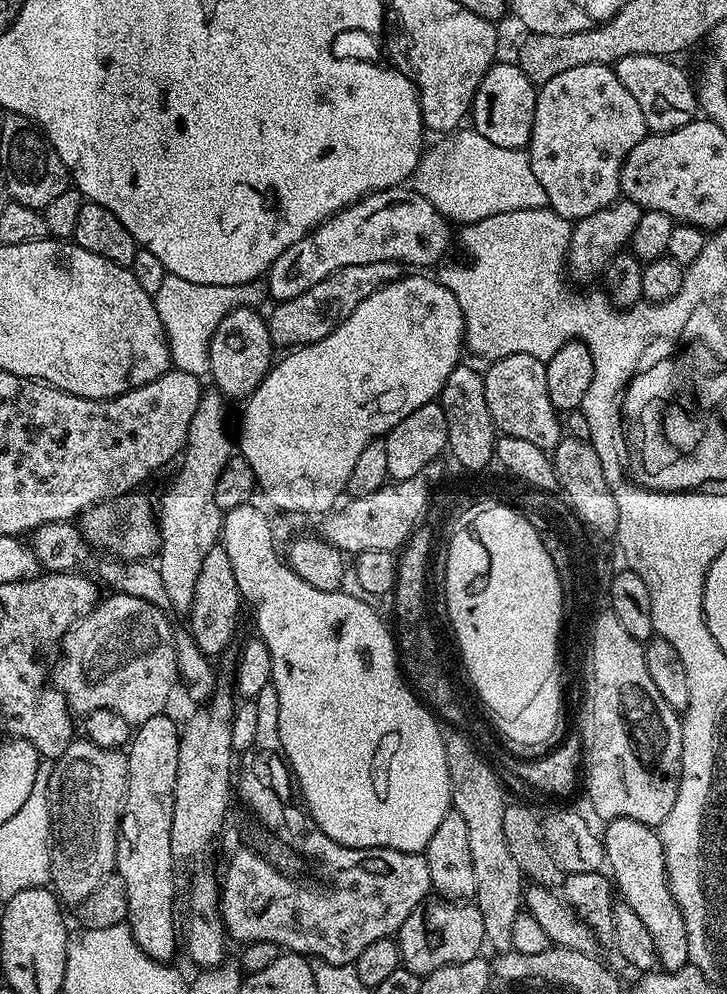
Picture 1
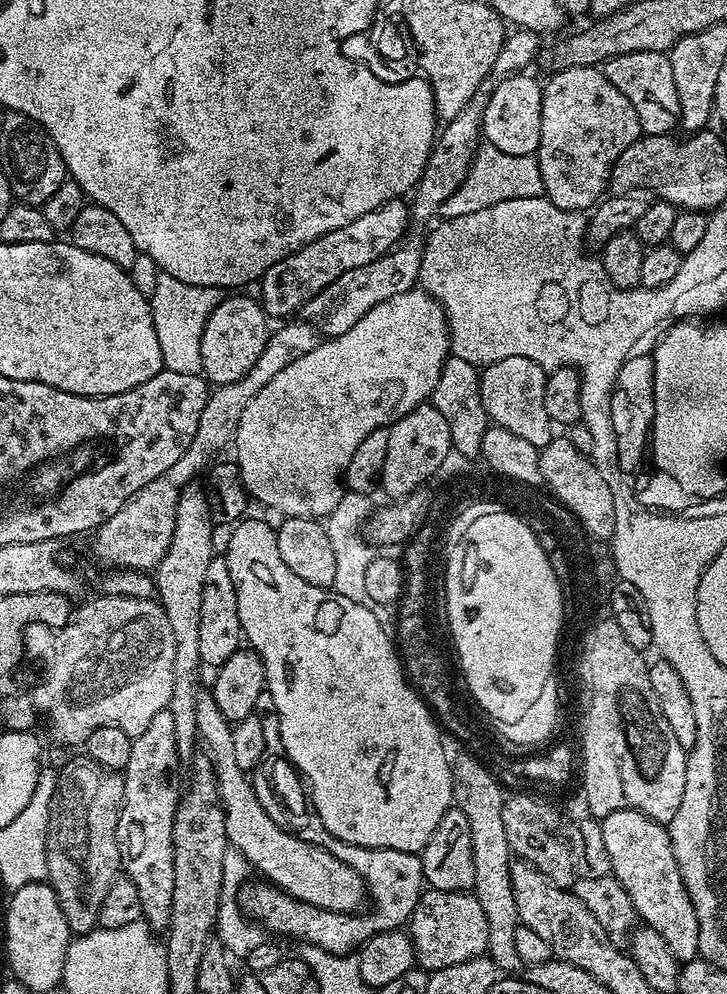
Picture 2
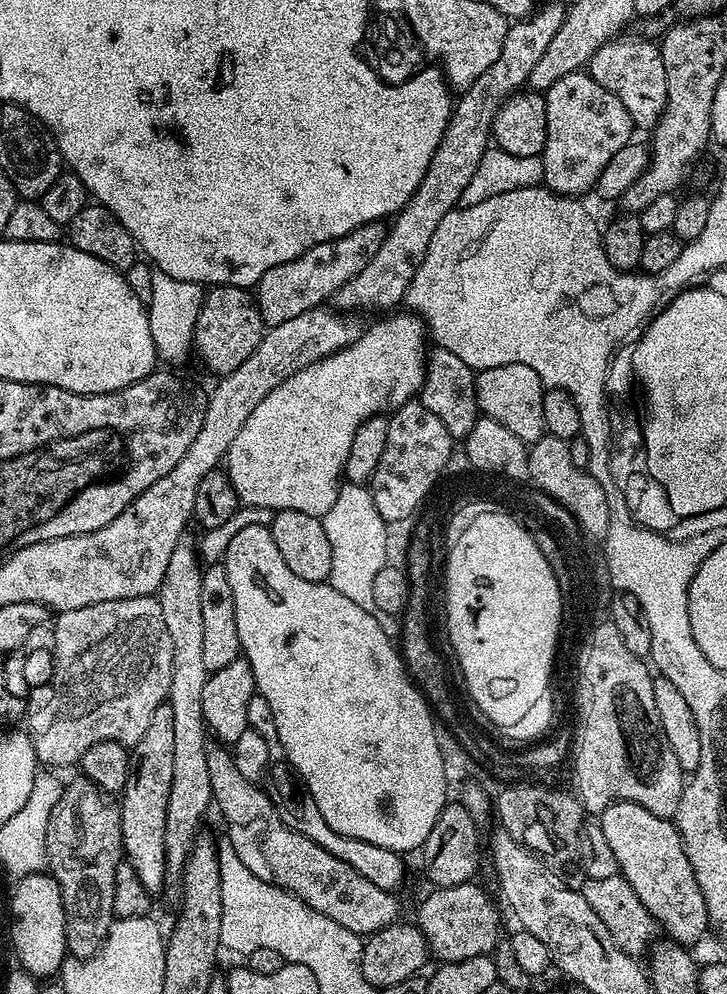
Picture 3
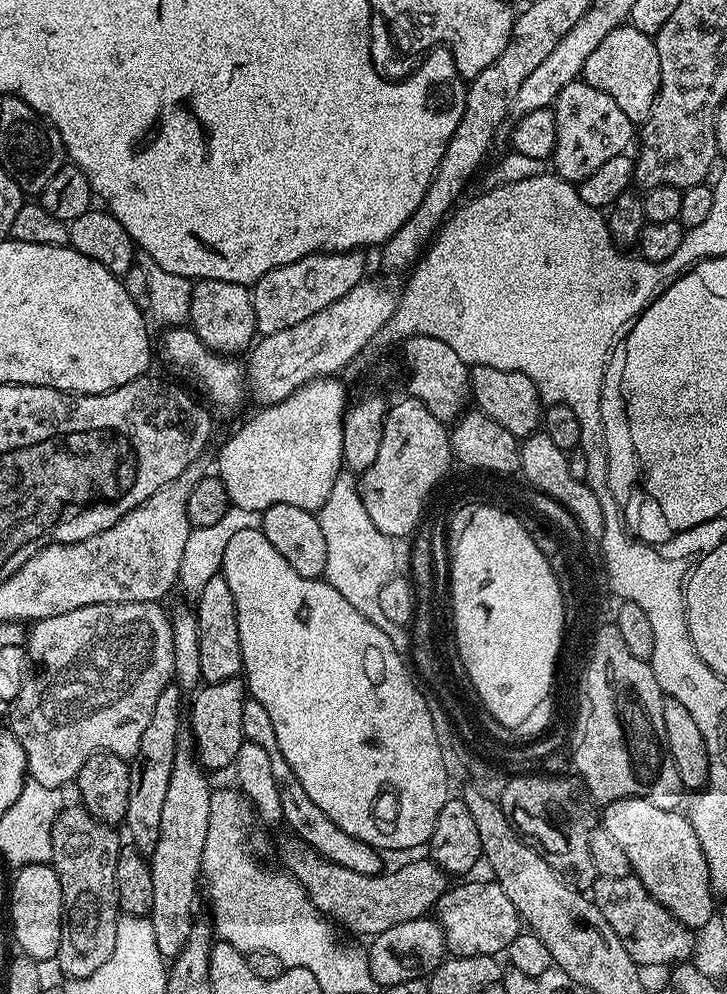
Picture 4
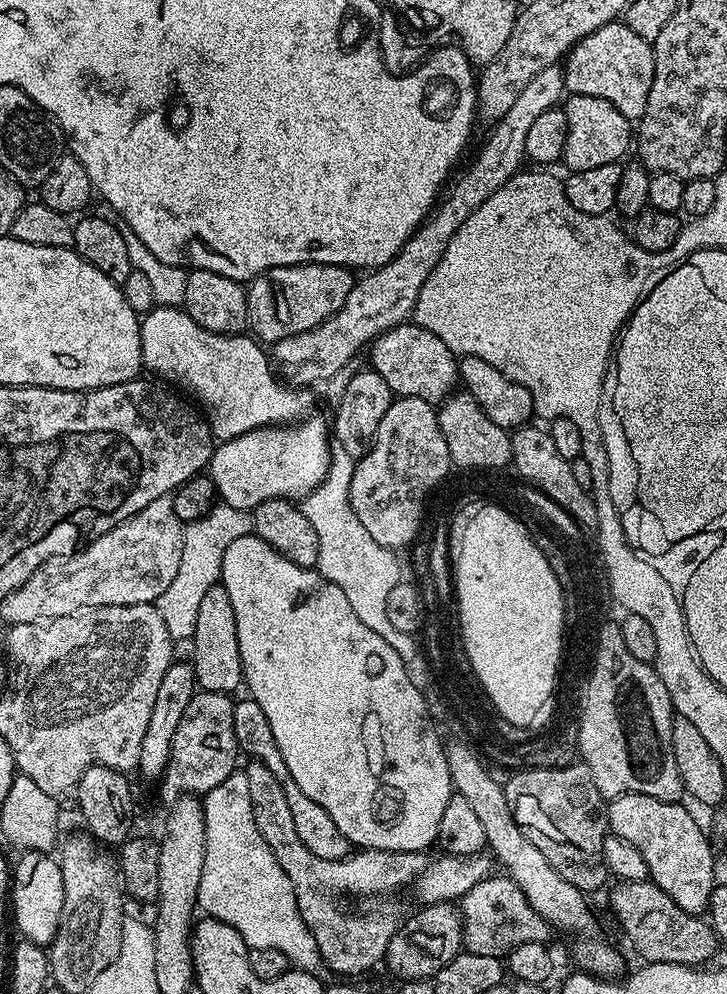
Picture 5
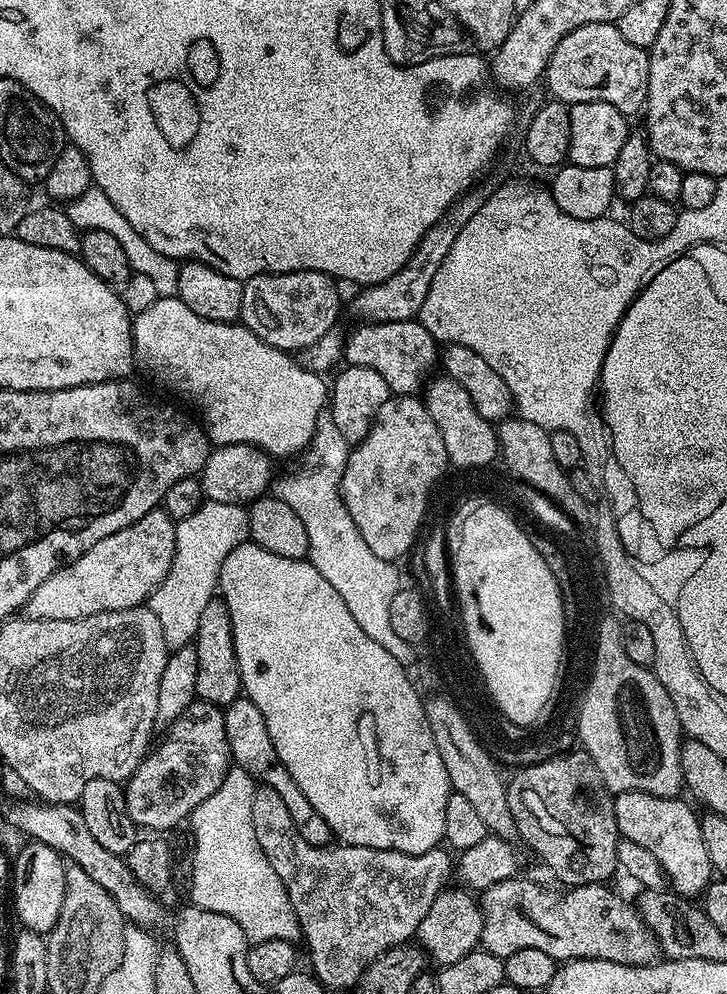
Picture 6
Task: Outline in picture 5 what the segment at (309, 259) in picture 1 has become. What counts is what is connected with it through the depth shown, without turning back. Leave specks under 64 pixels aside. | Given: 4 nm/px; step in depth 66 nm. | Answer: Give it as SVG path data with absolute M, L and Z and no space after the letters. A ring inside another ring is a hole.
M295 264L271 268L247 285L248 328L256 331L254 336L257 341L268 340L269 345L317 328L343 306L356 281L353 269L329 264Z

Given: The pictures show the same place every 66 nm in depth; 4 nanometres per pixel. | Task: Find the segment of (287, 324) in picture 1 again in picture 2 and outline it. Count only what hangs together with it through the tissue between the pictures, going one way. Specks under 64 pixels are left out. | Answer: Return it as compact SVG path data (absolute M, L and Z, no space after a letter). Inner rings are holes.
M409 235L407 239L396 245L385 256L377 256L366 266L358 266L358 270L346 270L346 274L334 278L330 286L326 286L302 309L302 316L323 337L331 338L346 334L362 314L374 310L378 302L386 302L386 298L394 298L394 294L406 294L417 287L422 266L424 245L421 237Z

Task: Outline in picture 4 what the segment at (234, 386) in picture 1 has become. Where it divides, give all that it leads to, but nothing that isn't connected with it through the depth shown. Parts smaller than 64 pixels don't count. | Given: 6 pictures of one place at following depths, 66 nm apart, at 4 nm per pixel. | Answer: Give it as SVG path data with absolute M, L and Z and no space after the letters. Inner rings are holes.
M225 280L195 281L187 323L196 331L193 332L195 339L201 340L212 352L240 354L236 352L251 349L258 333L249 285Z

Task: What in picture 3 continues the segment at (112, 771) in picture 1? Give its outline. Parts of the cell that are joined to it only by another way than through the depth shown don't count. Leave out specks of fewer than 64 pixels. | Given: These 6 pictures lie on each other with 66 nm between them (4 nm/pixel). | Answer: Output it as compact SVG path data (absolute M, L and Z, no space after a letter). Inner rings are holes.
M86 778L64 789L46 826L47 871L58 882L66 914L66 942L75 959L88 960L102 946L114 919L116 871L120 868L122 822L120 809Z

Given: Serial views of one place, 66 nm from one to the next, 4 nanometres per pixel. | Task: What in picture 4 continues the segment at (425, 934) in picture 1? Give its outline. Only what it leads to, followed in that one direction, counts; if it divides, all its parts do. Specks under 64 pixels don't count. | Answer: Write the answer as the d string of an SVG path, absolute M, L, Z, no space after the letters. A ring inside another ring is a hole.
M487 879L453 883L440 895L434 919L444 931L444 946L452 956L499 957L507 953L510 942L520 936L522 921L514 902L506 898L506 890L502 890L495 879Z

